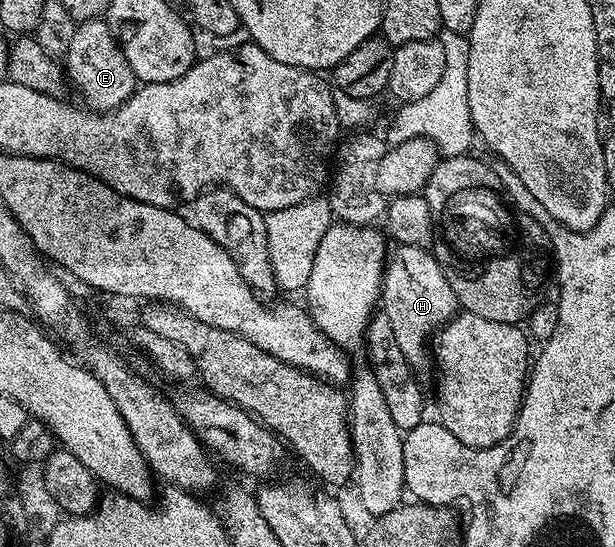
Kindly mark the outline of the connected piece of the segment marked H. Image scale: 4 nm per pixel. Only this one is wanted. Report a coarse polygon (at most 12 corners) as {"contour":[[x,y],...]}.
{"contour":[[401,246],[384,268],[382,314],[414,372],[457,314],[442,263]]}

